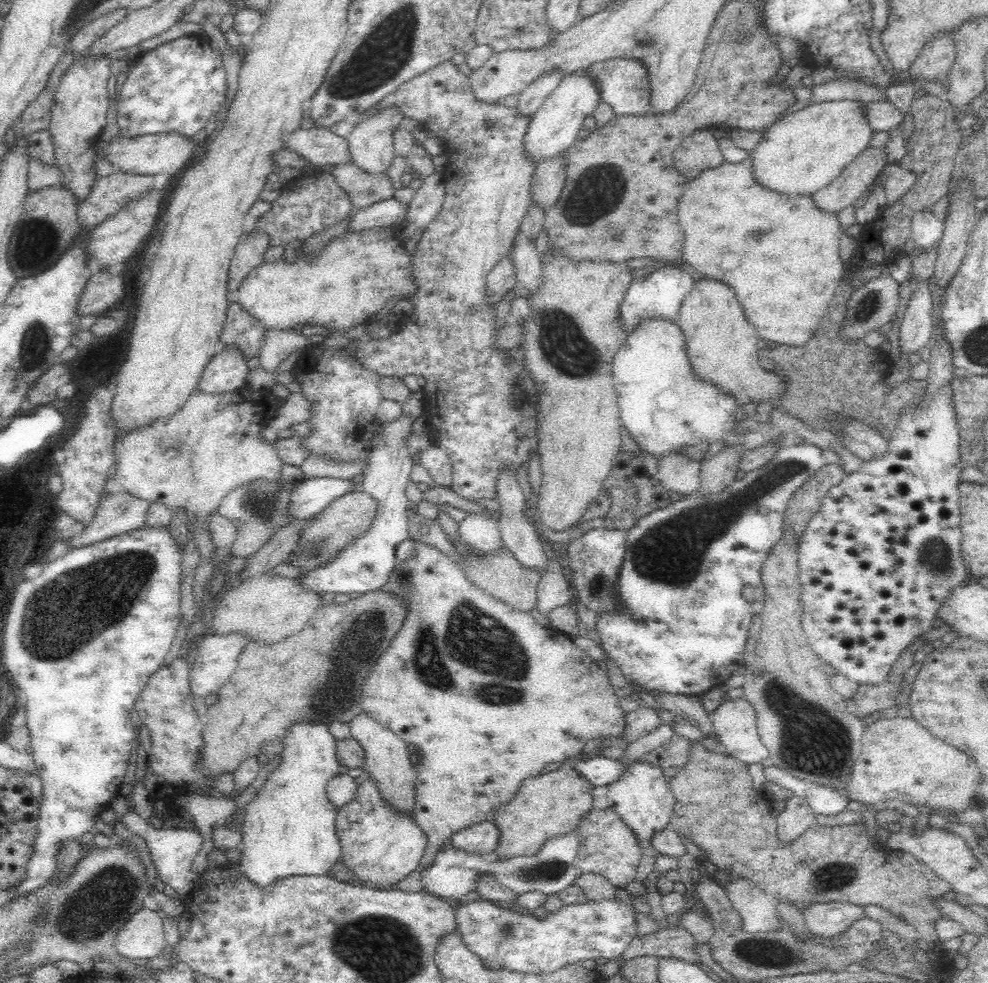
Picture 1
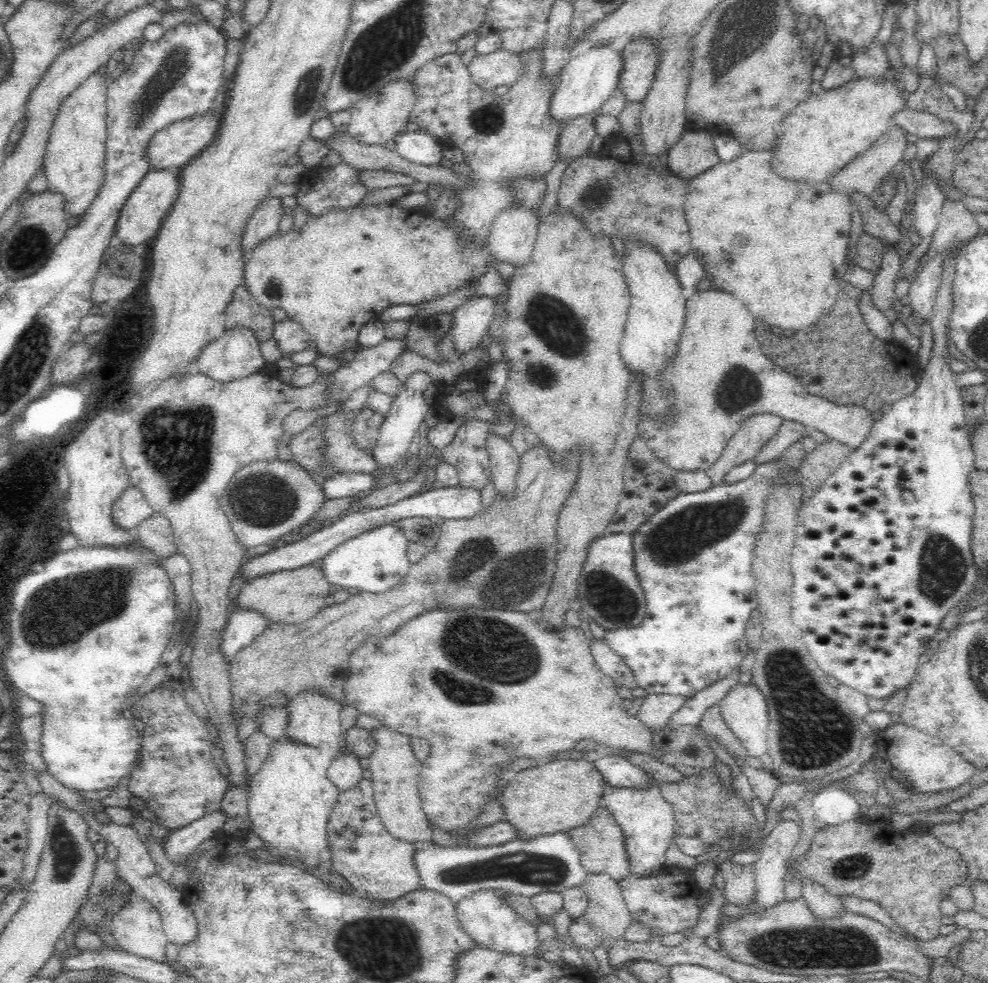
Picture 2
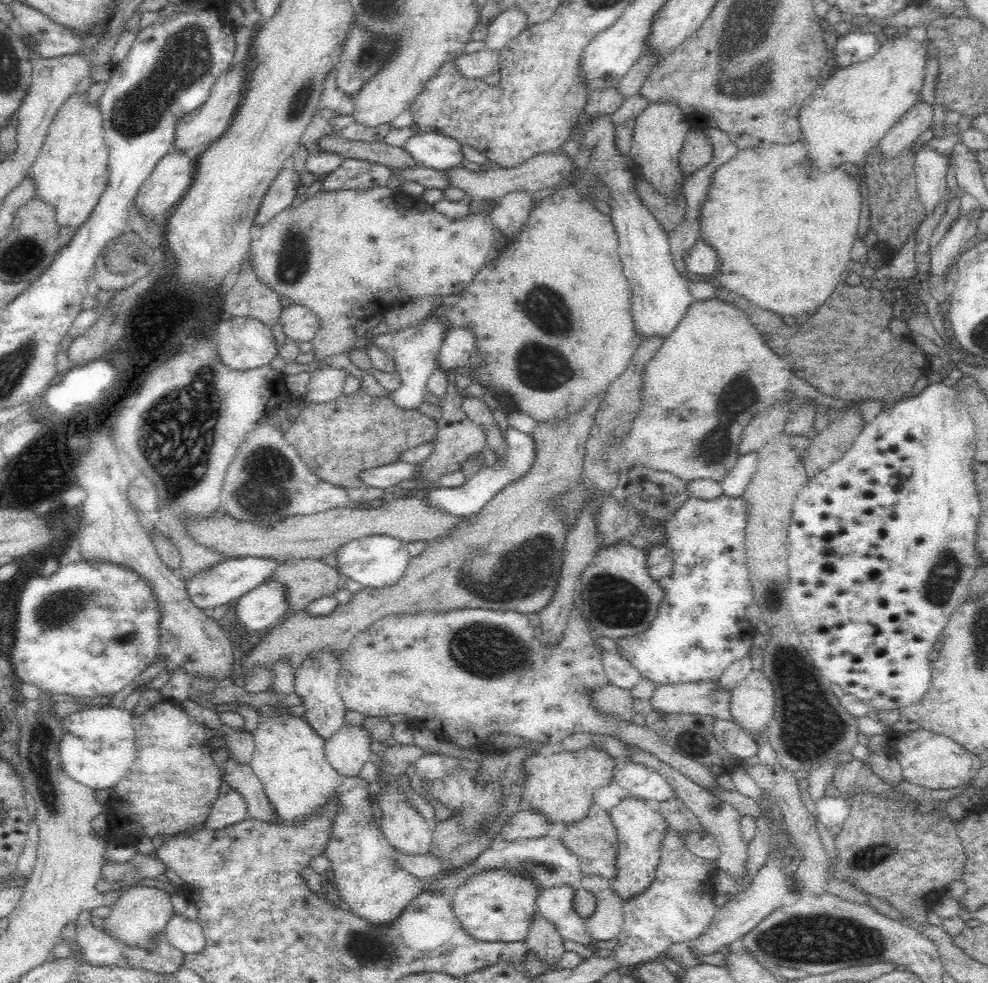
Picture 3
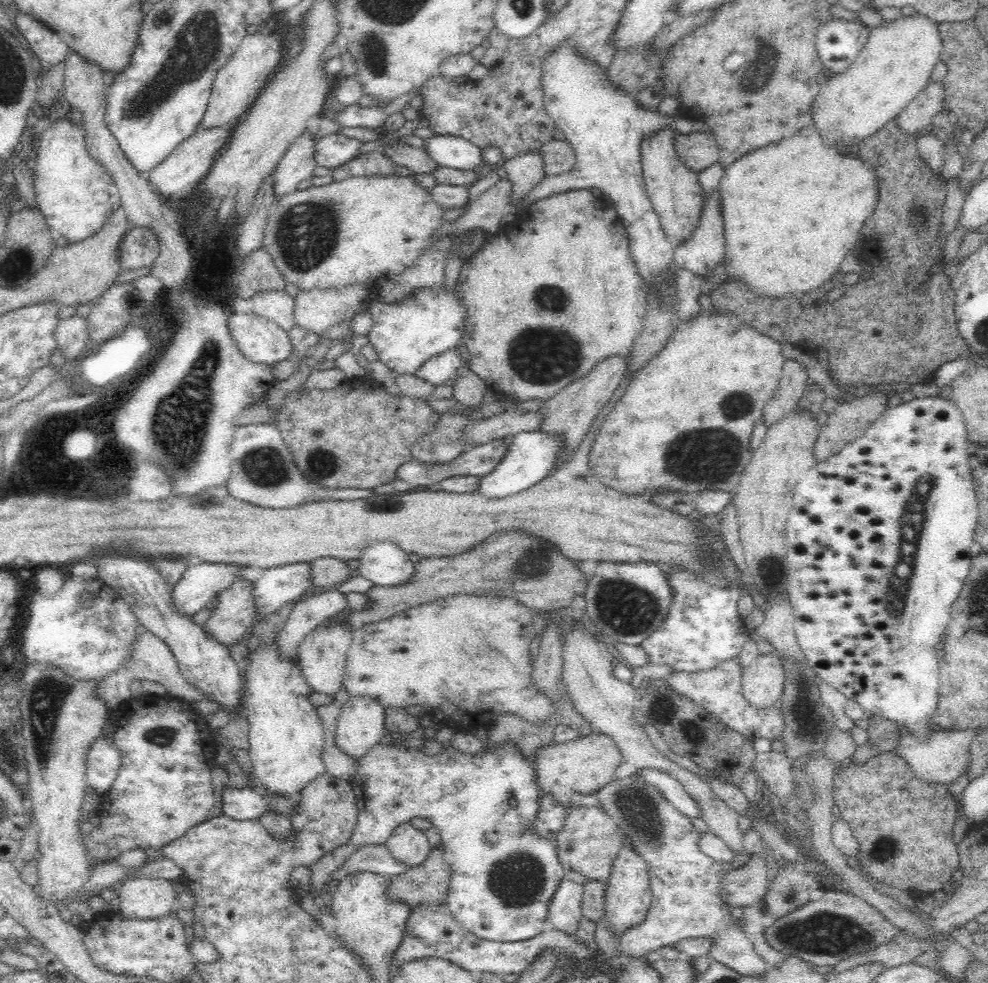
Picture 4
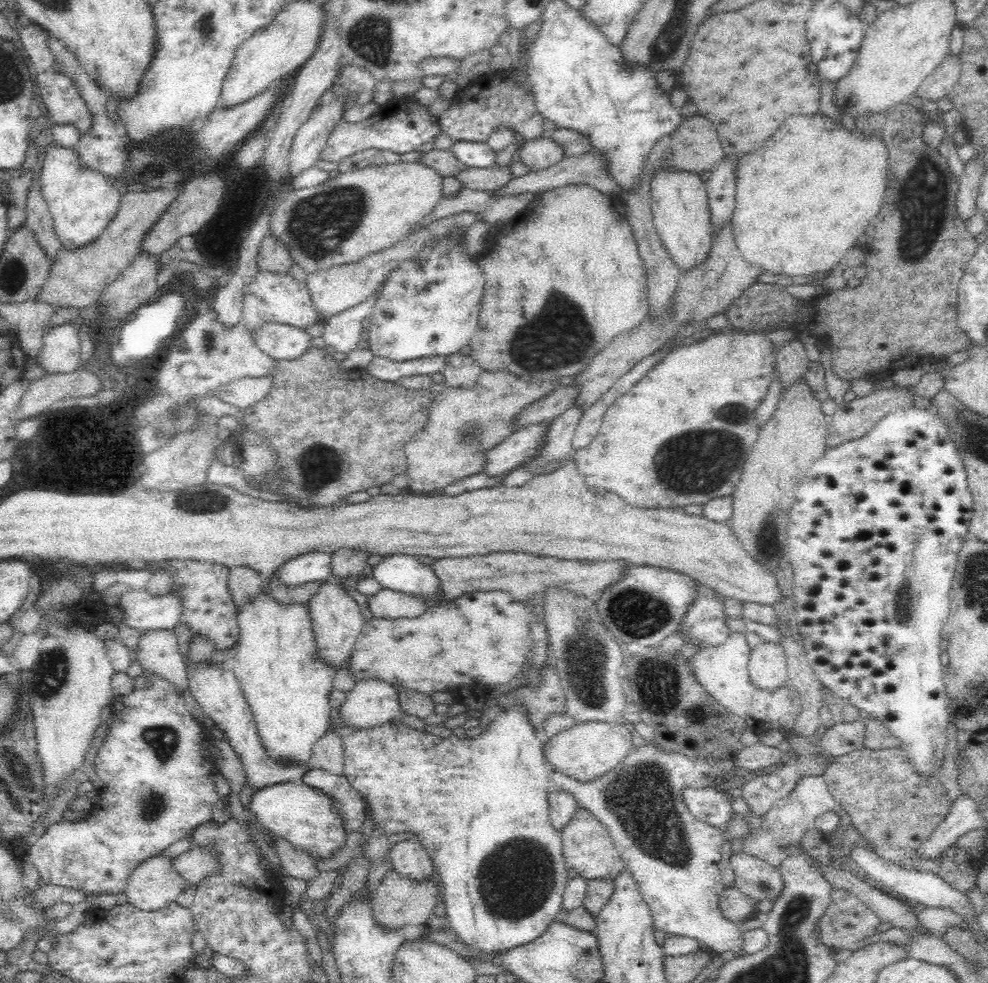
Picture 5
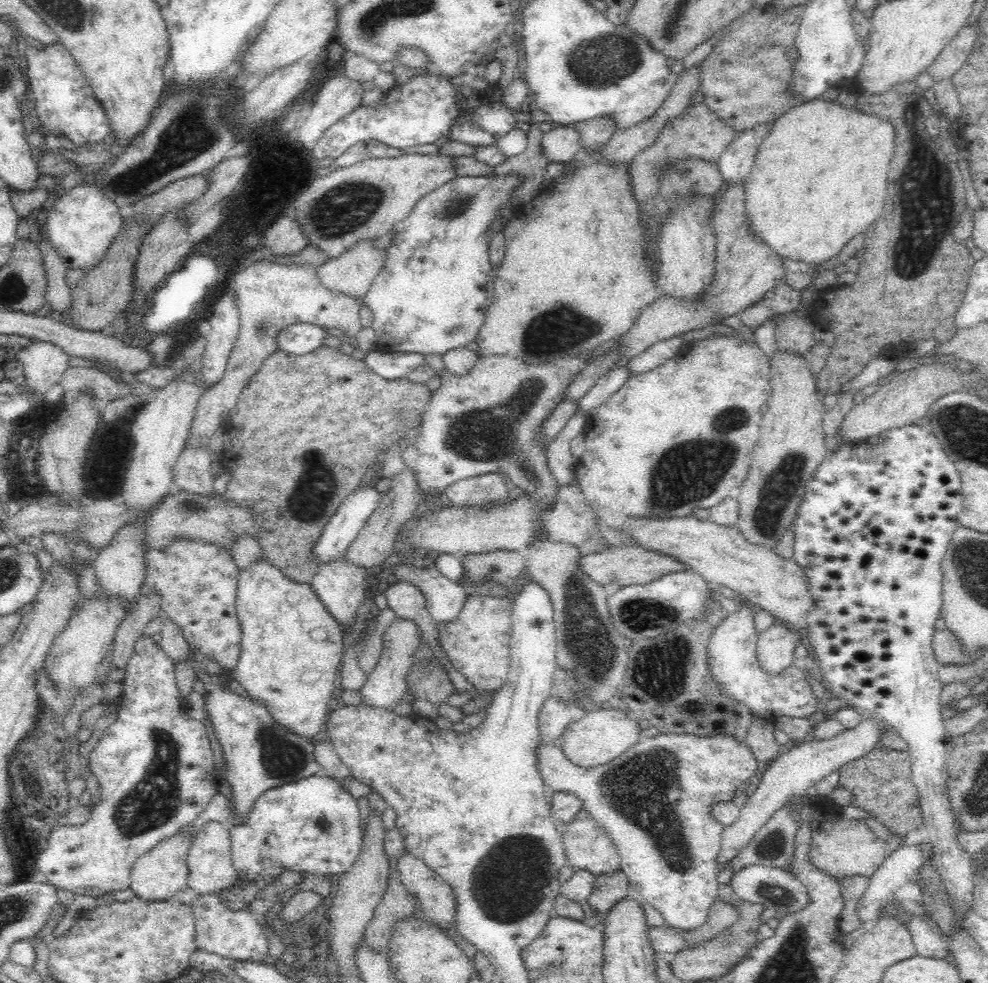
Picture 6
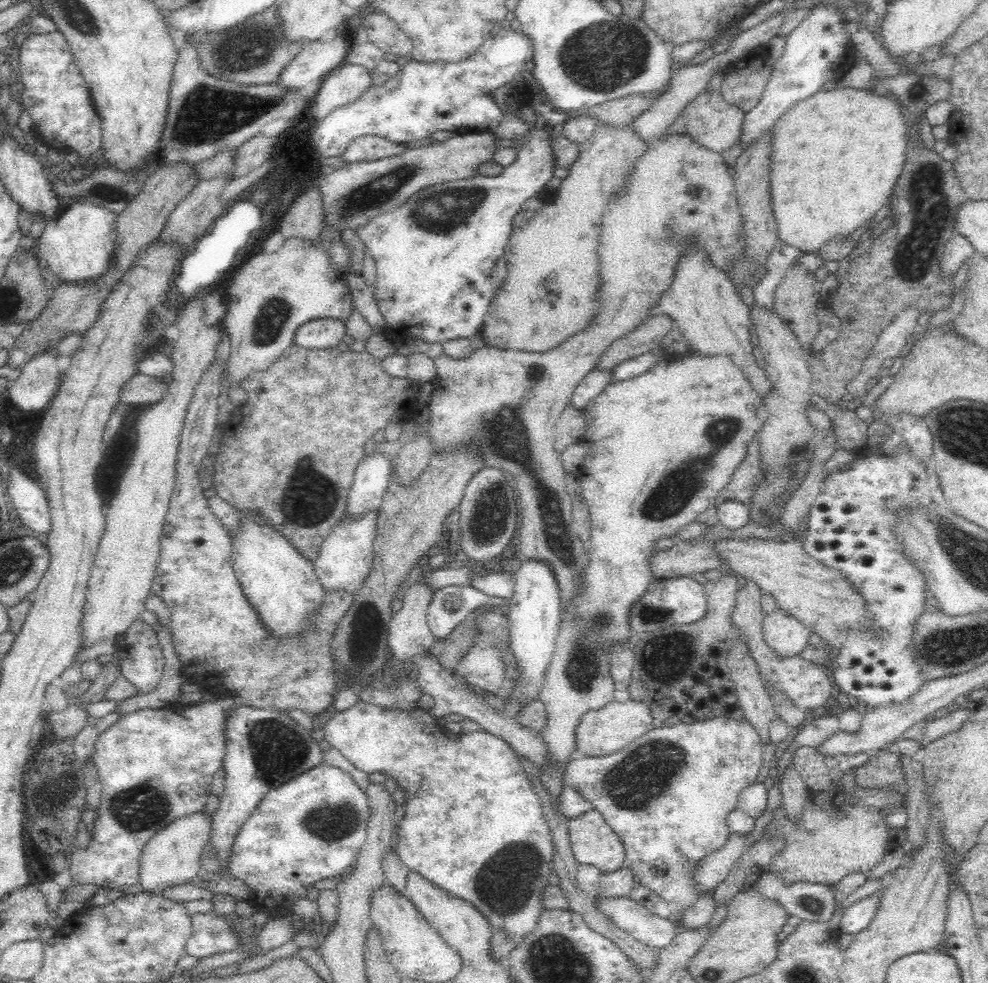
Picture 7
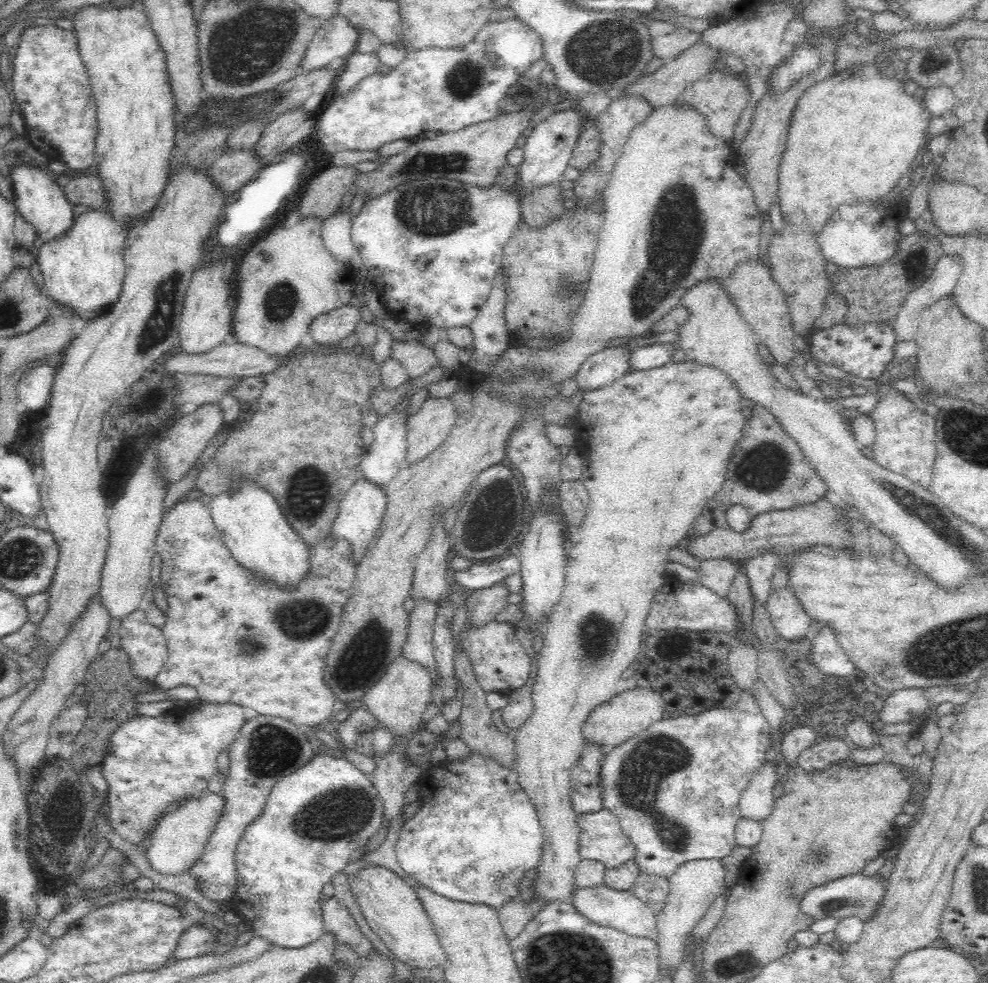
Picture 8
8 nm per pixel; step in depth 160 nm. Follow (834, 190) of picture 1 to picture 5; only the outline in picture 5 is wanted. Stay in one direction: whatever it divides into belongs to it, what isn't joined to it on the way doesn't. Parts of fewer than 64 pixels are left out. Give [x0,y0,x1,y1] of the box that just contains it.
[917,54,961,101]

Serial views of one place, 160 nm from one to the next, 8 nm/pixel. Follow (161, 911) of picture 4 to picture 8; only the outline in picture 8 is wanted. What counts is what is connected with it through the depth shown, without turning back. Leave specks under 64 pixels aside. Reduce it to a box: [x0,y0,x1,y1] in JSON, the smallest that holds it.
[145,792,225,874]

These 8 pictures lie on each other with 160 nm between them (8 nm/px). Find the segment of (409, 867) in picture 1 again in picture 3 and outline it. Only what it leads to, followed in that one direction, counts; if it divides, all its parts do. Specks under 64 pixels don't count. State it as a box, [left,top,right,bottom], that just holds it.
[324,777,426,926]

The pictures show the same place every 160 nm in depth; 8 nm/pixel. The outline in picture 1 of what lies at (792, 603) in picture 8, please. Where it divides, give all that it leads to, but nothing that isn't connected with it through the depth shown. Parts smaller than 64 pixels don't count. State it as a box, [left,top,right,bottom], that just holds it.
[710,698,769,765]

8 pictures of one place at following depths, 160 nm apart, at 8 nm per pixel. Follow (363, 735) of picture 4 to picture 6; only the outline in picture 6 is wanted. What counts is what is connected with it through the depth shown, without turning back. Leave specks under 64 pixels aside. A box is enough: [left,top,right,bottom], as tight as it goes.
[360,616,425,711]

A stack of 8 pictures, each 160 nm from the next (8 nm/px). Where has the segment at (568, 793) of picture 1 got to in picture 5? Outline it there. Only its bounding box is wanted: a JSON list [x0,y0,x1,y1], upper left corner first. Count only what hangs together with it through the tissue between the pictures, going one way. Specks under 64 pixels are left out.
[544,721,633,783]

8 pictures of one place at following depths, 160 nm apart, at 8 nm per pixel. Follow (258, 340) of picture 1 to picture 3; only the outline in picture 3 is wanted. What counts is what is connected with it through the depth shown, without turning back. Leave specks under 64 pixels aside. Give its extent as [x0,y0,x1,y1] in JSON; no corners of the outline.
[224,255,283,328]

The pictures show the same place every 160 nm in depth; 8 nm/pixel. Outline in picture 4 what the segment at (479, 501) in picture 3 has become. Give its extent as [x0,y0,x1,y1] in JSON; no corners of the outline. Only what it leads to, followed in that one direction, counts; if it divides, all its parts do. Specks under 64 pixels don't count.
[476,430,566,498]

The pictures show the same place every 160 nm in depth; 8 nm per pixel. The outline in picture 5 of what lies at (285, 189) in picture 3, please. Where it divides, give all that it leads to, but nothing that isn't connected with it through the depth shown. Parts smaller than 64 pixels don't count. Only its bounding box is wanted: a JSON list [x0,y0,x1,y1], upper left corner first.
[289,96,345,177]

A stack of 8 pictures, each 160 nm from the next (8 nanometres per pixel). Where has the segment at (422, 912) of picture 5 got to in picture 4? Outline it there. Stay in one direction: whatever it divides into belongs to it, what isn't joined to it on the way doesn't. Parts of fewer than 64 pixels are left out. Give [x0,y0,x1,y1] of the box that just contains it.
[384,844,450,910]

